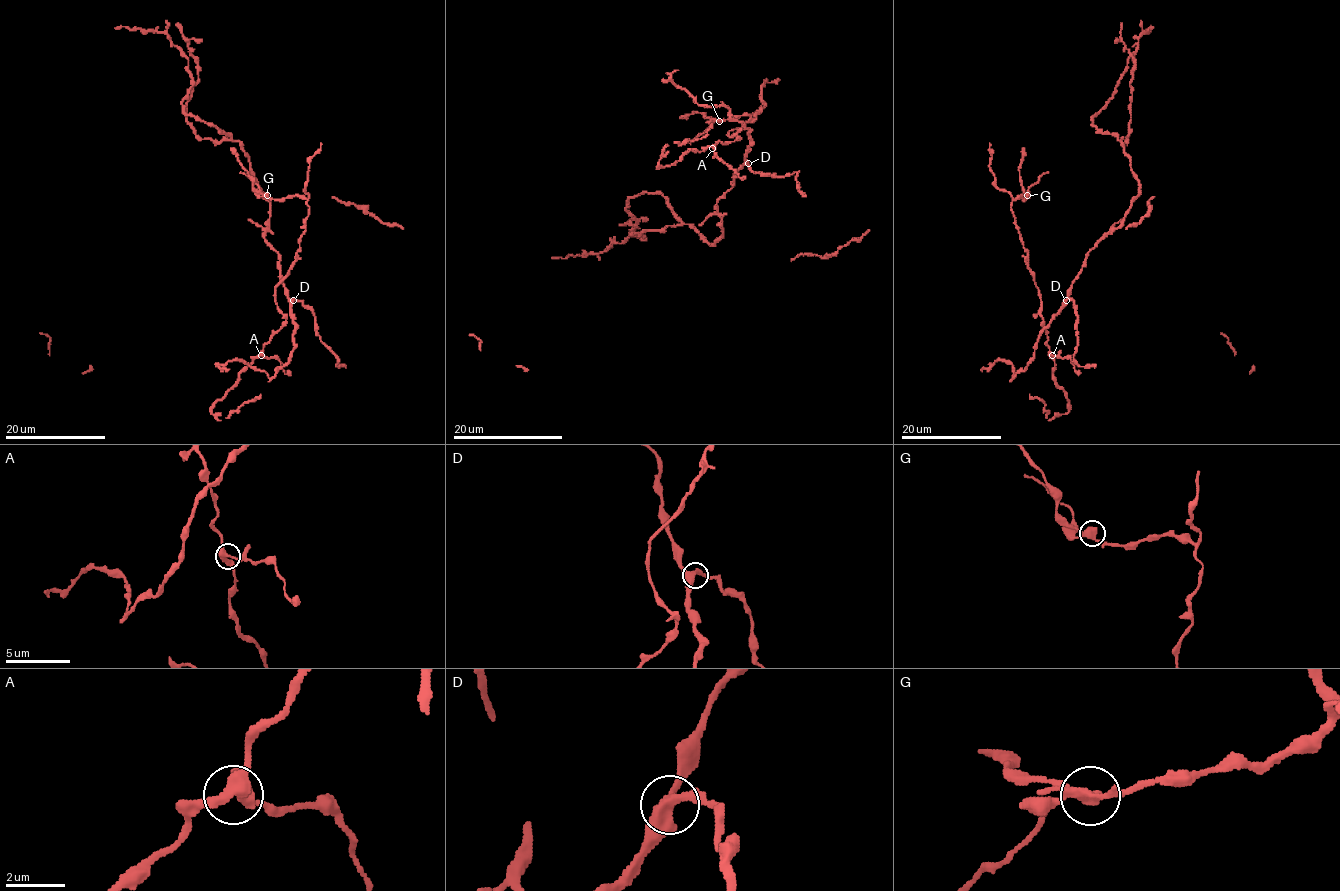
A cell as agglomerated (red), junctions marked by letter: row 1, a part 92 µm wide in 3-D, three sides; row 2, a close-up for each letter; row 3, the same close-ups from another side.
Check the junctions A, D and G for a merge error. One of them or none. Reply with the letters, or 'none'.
G

